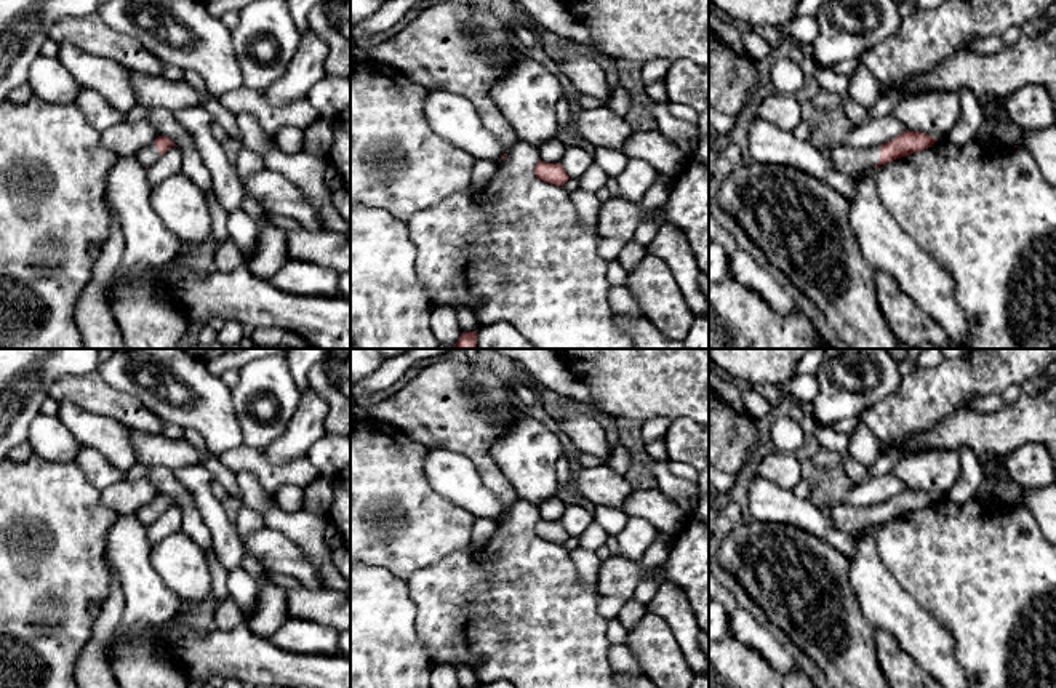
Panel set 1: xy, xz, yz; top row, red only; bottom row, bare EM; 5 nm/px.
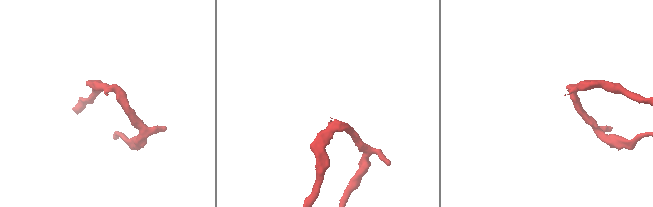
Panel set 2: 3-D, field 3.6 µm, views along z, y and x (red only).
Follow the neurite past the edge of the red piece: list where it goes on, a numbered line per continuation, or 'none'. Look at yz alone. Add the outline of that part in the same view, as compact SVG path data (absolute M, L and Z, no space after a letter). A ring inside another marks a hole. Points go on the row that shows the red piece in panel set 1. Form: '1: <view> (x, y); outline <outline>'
1: yz (845, 159); outline M835 146L829 150L832 165L842 173L856 173L864 168L878 165L880 147L848 147Z

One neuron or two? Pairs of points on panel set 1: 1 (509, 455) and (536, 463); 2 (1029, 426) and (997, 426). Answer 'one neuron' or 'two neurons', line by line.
1: one neuron
2: one neuron

